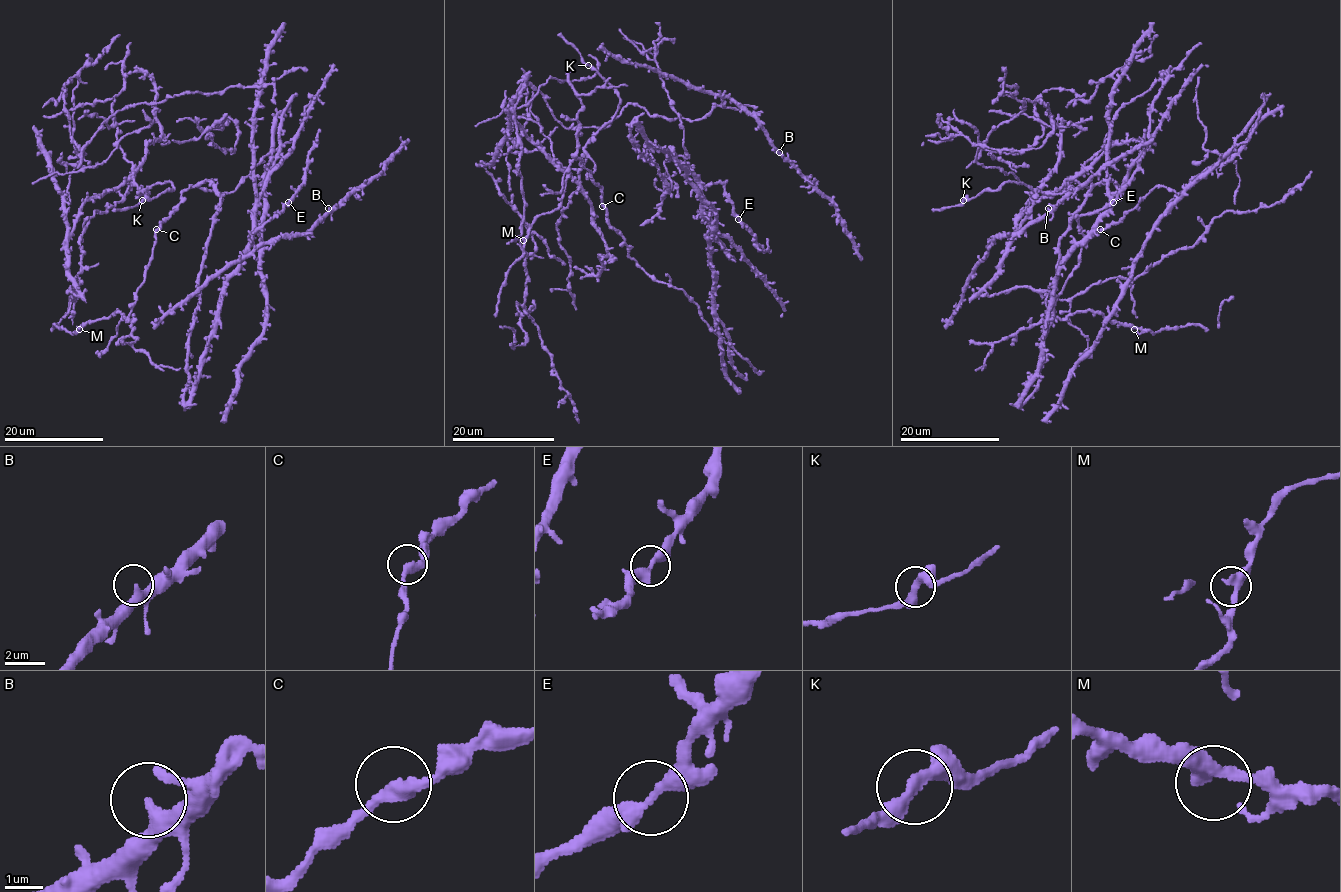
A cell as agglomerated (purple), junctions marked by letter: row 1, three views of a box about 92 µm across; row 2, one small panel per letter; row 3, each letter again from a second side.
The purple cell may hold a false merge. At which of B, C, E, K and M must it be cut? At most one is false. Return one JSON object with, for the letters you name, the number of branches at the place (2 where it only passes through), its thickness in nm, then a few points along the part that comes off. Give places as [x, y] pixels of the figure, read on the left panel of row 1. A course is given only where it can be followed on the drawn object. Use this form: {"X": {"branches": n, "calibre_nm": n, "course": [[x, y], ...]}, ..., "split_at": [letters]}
{"split_at": []}

